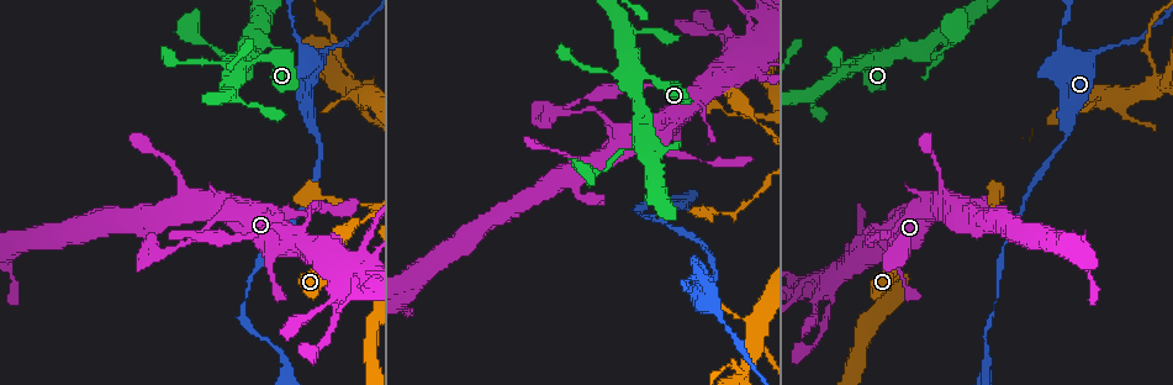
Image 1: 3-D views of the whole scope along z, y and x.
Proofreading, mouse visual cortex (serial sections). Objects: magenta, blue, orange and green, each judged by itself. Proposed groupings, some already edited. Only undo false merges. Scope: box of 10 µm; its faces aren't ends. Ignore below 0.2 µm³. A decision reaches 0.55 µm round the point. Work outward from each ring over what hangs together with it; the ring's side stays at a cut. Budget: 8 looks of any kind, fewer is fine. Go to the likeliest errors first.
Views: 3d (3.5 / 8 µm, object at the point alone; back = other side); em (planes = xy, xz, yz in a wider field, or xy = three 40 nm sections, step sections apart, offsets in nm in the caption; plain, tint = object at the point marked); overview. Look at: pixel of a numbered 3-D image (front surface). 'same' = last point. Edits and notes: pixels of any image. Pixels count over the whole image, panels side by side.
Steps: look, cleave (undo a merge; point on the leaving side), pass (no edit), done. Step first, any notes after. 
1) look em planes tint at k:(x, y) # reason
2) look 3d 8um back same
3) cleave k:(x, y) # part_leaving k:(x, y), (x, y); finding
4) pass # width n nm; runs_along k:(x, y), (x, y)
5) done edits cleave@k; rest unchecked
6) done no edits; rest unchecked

look 3d 3.5um at 1:(197, 237) # closes a loop

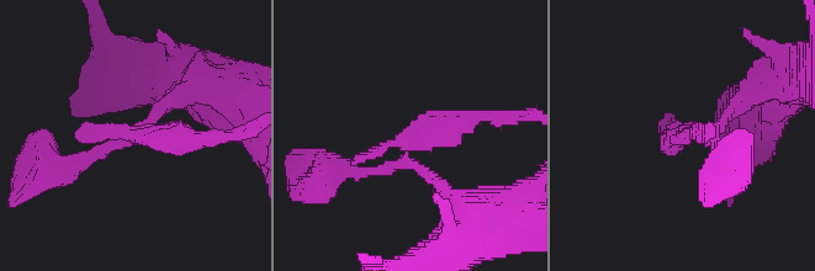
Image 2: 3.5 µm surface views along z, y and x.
look em xy step 3 tint at 2:(137, 136)

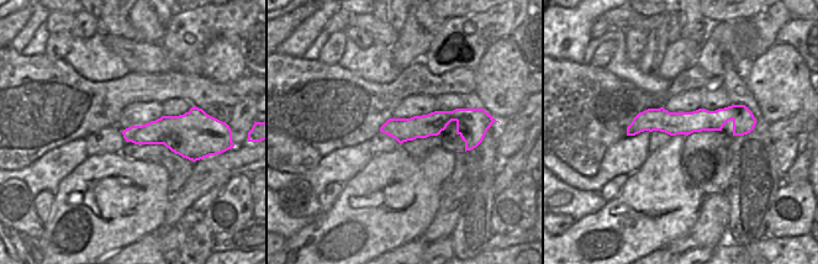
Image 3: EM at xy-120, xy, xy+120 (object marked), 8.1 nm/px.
pass # runs_along 3:(744, 121), (643, 121), (629, 132); all the same cell

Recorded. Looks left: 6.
look 3d 3.5um at 1:(244, 64) # three arms meet

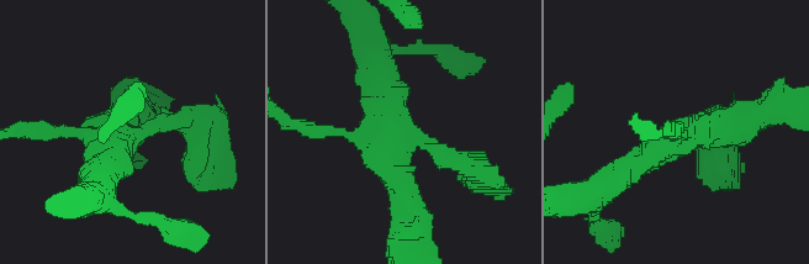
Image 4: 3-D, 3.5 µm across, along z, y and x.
look em xy step 3 tint at 4:(402, 141) # now the EM

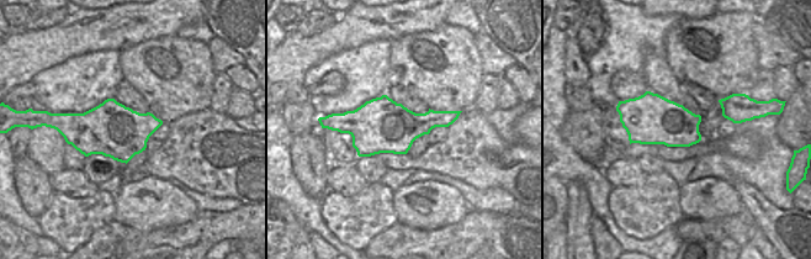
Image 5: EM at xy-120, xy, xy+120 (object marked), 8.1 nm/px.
look em xy step 5 tint same # cut it another way

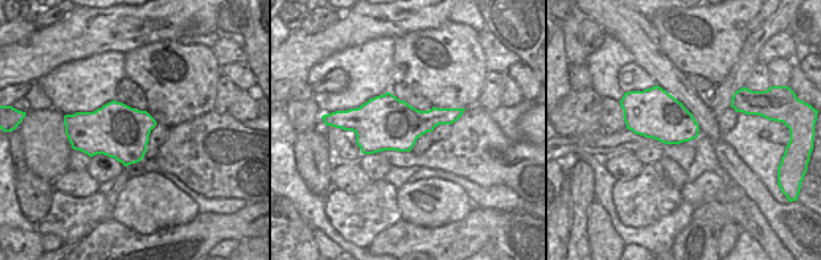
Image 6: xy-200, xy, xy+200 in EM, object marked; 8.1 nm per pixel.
pass # runs_along 4:(475, 170), (403, 142), (407, 211); all the same cell

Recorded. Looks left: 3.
look 3d 3.5um at 1:(687, 282)

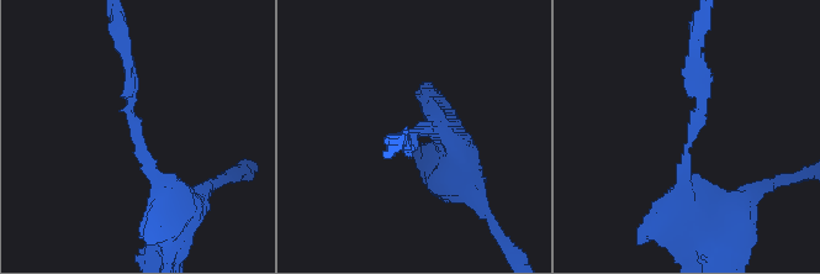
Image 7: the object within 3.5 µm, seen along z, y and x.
look em xy step 3 tint at 7:(413, 131) # arm_widths 150, 300 nm; shape alone is not enough

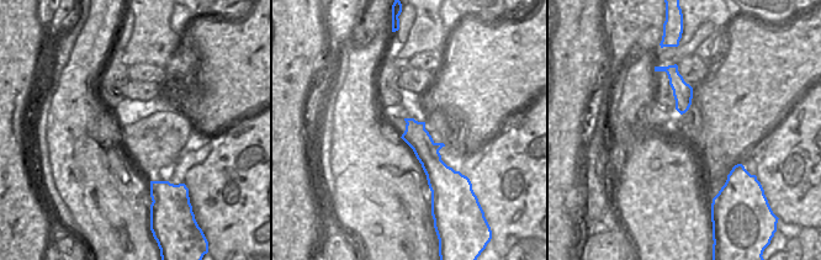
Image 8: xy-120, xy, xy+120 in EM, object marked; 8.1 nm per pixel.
pass # runs_along 7:(173, 214), (135, 138), (131, 85); continuous, no second cell

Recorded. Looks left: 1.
done no edits; rest unchecked

